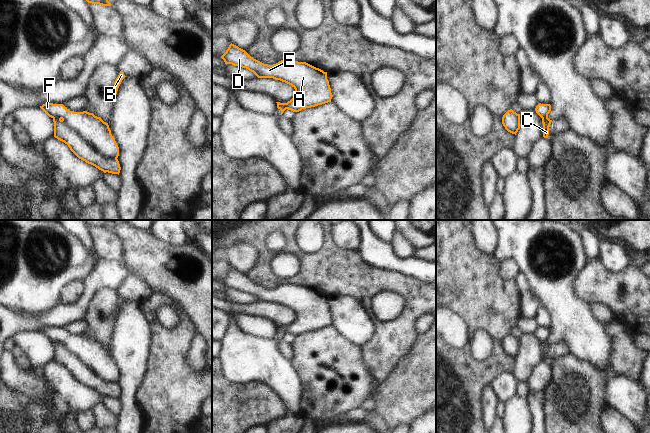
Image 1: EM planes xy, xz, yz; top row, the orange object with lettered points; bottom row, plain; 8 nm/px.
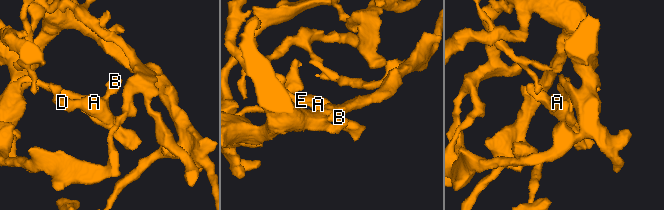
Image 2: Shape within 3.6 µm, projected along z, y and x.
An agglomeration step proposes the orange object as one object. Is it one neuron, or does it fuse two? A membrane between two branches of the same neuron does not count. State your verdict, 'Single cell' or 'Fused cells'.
Fused cells

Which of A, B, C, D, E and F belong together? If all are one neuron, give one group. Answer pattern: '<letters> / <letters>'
A B D E F / C

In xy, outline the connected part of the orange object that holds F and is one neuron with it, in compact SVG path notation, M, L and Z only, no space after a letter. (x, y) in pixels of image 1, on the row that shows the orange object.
M45 103L40 108L51 118L62 119L95 152L105 158L118 158L119 147L108 123L87 111L73 112L63 104Z

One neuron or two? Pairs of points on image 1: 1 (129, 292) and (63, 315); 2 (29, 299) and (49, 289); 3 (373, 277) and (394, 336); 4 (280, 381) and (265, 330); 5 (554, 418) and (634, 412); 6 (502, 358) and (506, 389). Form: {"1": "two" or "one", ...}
{"1": "two", "2": "one", "3": "one", "4": "two", "5": "two", "6": "two"}

